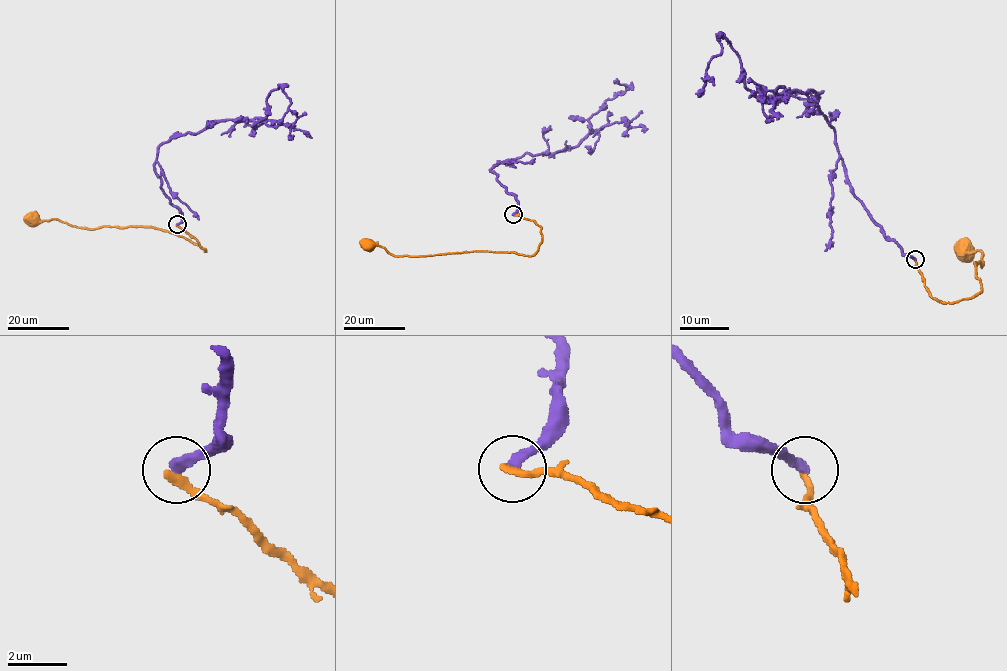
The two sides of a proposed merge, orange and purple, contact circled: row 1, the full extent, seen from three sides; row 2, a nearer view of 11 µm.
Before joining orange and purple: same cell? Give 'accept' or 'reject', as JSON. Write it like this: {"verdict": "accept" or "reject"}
{"verdict": "reject"}

